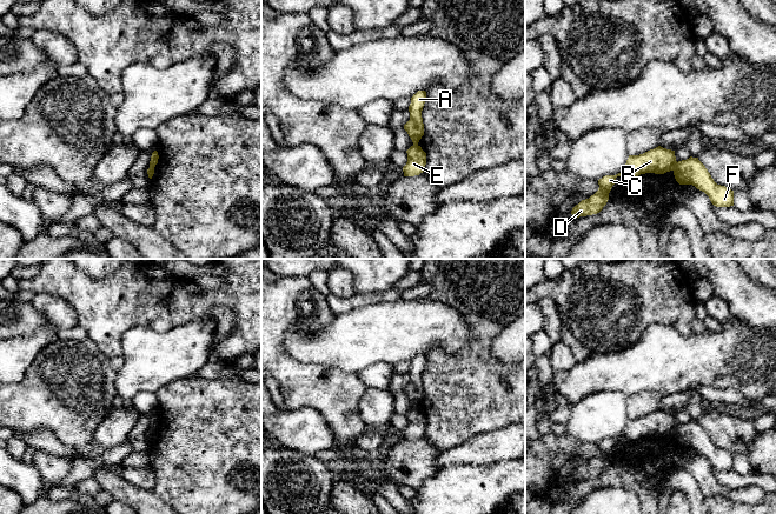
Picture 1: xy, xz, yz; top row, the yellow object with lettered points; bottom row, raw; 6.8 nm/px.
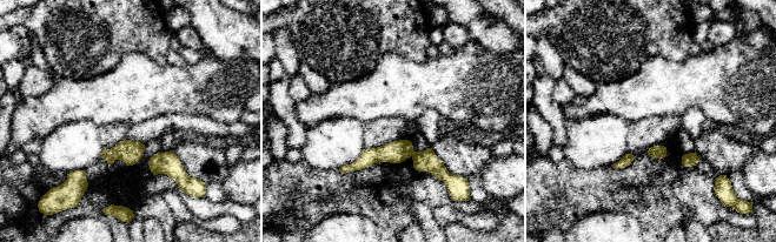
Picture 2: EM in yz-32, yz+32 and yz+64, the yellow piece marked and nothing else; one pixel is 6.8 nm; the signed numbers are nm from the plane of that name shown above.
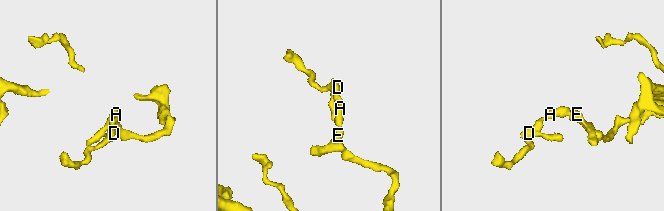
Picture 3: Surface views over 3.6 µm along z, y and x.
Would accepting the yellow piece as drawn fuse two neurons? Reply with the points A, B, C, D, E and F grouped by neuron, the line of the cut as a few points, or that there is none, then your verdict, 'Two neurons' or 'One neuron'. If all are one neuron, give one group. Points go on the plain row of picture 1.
Groups: A B C D / E F. Split along yz (677, 426), (672, 433). Two neurons

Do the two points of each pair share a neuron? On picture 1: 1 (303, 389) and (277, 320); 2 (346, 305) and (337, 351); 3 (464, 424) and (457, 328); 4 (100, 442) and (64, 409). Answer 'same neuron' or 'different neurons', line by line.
1: same neuron
2: different neurons
3: different neurons
4: different neurons

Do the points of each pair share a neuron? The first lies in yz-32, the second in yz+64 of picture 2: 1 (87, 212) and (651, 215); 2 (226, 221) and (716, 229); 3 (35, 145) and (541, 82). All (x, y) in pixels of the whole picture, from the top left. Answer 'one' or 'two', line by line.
1: one
2: two
3: one

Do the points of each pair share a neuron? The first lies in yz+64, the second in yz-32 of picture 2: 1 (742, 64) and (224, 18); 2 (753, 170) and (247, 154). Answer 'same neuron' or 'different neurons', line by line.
1: different neurons
2: different neurons

